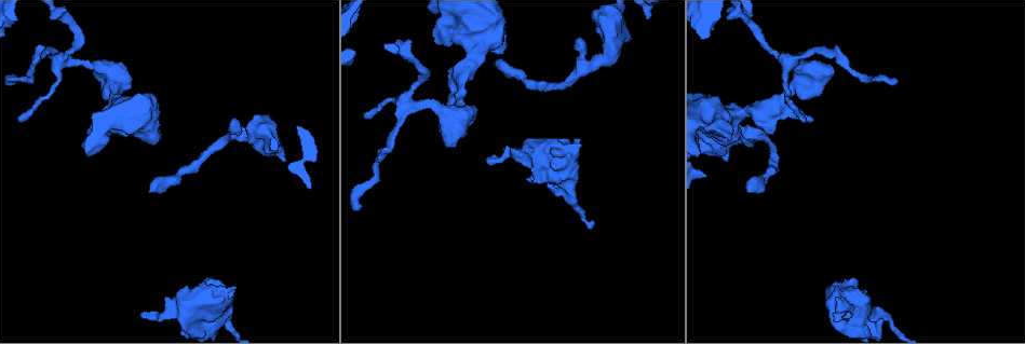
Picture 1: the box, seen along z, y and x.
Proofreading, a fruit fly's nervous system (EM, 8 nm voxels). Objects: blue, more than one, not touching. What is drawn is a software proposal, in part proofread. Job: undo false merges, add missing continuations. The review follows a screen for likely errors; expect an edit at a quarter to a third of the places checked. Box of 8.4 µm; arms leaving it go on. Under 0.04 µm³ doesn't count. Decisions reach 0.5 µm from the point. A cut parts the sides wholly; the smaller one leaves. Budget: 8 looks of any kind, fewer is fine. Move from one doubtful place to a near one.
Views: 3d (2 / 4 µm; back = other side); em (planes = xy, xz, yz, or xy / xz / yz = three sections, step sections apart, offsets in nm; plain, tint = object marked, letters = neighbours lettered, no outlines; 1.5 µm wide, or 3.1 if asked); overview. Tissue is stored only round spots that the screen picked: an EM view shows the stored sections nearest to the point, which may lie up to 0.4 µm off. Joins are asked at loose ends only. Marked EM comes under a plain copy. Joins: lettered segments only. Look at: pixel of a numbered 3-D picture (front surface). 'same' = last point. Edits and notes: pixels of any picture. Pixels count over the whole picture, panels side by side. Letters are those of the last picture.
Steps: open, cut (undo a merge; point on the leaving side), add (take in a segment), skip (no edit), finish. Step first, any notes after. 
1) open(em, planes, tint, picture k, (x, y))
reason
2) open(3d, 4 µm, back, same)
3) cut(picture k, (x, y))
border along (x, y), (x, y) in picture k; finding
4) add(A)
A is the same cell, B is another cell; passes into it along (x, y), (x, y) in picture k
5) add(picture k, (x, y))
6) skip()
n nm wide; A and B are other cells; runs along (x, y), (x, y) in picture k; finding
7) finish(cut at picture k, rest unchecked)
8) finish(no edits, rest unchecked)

open(3d, 4 µm, picture 1, (494, 64))
end of a long branch

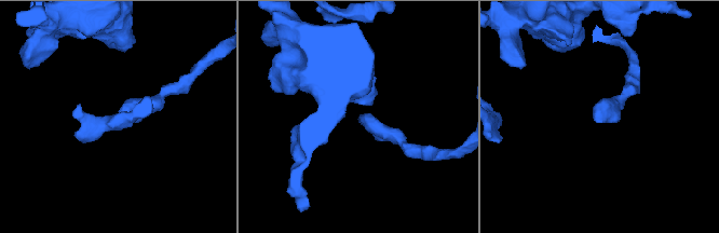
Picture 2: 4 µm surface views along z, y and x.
open(em, planes, letters, picture 2, (599, 122))

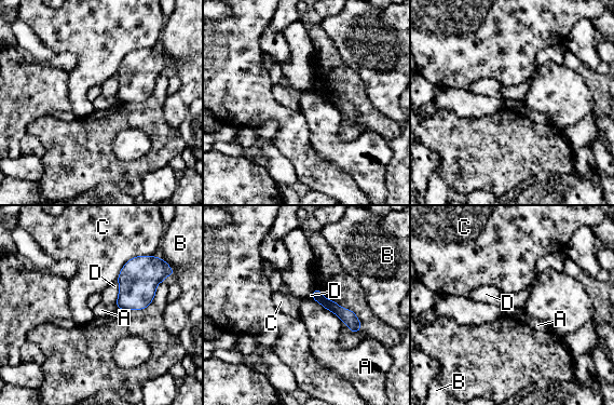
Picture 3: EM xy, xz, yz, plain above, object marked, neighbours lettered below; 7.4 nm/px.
skip()
A, B, C and D are other cells; runs along (315, 294), (342, 313), (356, 328) in picture 3; no lettered segment goes on from it

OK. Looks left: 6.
open(em, planes, letters, picture 1, (437, 39))
branch stops here

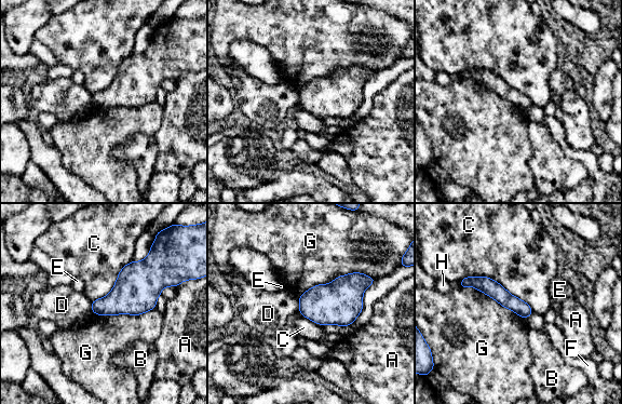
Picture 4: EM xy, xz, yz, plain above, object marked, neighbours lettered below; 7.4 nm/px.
skip()
A, B, C, D, E, F, G and H are other cells; runs along (463, 283), (483, 283), (528, 311) in picture 4; none of them fits

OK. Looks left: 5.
open(em, planes, letters, picture 1, (834, 71))
stops while still wide

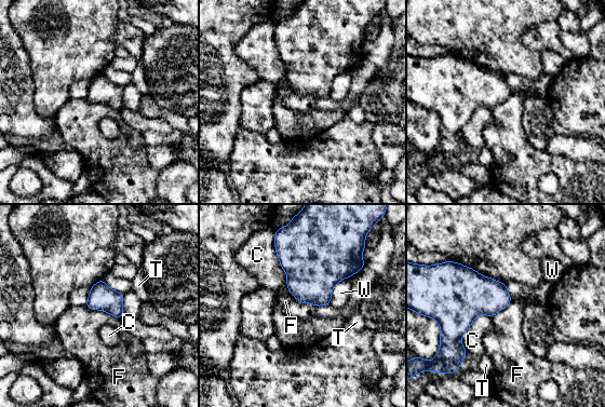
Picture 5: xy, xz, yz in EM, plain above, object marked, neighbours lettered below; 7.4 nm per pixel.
skip()
C, F, T and W are other cells; border along (84, 306), (107, 311), (119, 319) in picture 5; none of them fits

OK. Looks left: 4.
finish(no edits, rest unchecked)

